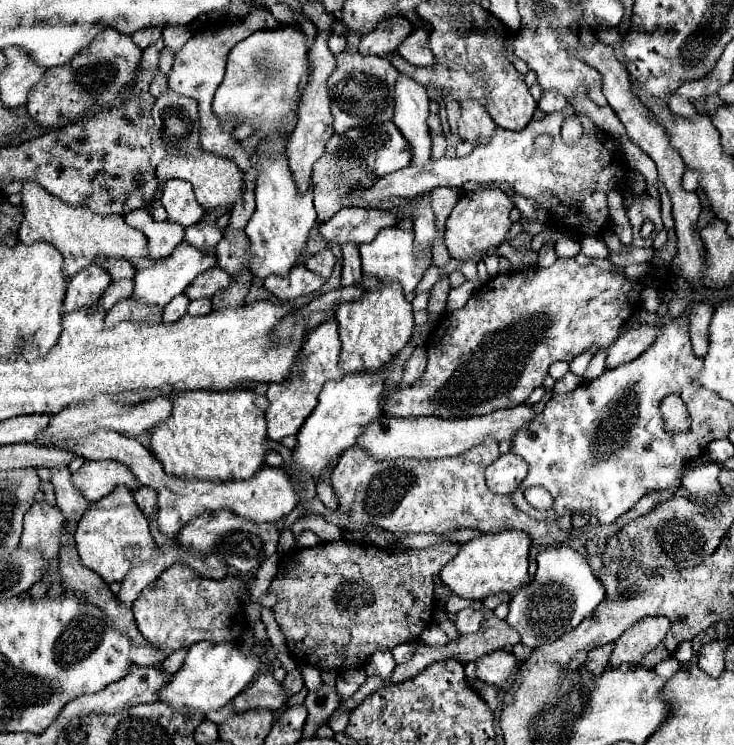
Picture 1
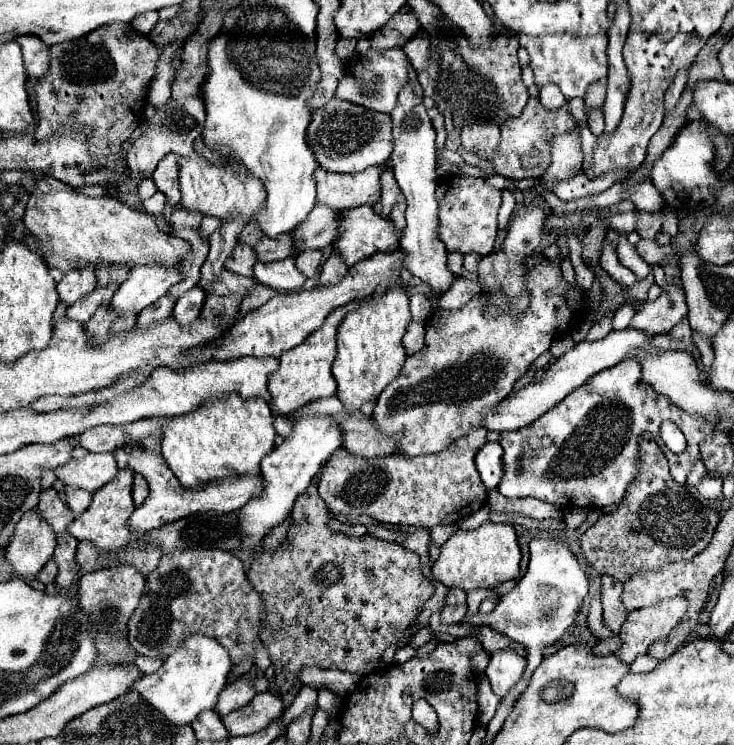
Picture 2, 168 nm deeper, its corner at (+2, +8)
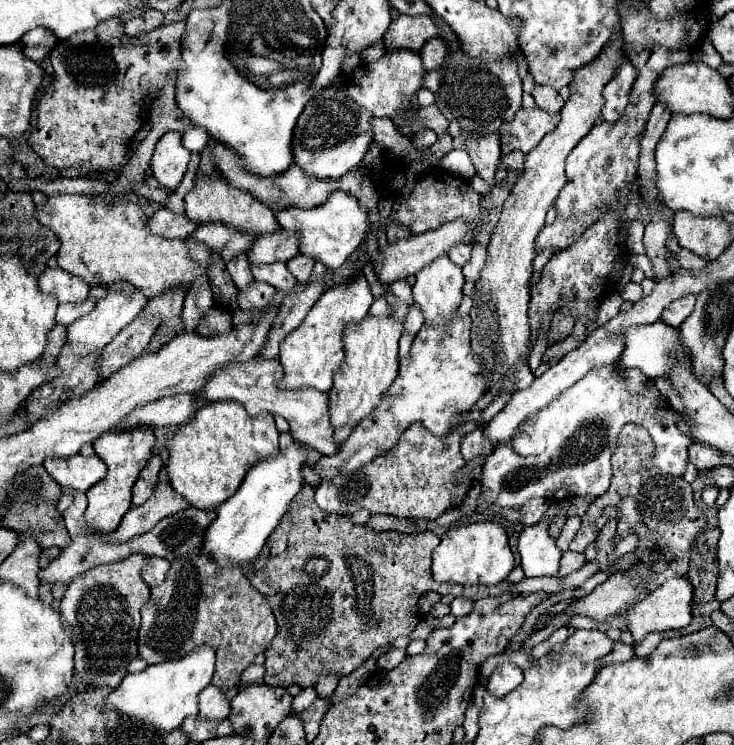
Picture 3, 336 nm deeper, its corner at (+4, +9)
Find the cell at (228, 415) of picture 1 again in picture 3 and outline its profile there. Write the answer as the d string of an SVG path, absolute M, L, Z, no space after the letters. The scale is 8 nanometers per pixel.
M209 402L169 438L167 472L173 490L193 508L215 510L239 488L241 480L259 460L279 452L279 432L269 412L249 416L237 402Z

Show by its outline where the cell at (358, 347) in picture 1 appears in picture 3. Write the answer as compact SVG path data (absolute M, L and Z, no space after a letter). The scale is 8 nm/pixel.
M369 316L361 320L361 324L347 328L343 336L345 362L333 378L333 388L327 392L333 428L341 428L345 424L359 424L381 402L385 390L391 386L399 370L397 350L399 350L401 332L403 332L403 324L399 320L369 318Z

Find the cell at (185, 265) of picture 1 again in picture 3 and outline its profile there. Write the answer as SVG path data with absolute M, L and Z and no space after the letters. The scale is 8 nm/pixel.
M113 290L97 302L95 310L89 312L89 316L81 316L73 324L67 326L65 344L73 350L75 356L95 354L97 350L103 350L113 340L113 336L119 334L145 308L145 304L147 304L147 298L141 296L141 292L137 292L137 290L133 290L131 294L123 292L123 290L117 290L117 292Z

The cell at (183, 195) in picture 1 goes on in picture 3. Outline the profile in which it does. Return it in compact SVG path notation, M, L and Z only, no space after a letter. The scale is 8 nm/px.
M167 132L155 146L151 158L153 176L163 184L167 190L175 190L187 170L191 152L181 144L179 132Z

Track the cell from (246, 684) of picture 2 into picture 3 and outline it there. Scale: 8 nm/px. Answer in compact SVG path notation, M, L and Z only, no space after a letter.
M207 686L199 692L199 718L201 720L225 720L231 712L231 704L225 698L225 690L219 690L217 686Z

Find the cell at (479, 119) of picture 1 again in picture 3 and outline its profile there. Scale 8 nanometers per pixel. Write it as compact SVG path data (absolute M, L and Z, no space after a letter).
M489 136L487 138L489 144L483 144L479 148L479 142L467 142L467 152L471 156L471 162L477 170L477 176L481 176L487 184L495 184L495 170L497 170L497 158L501 154L501 148L499 148L499 136Z

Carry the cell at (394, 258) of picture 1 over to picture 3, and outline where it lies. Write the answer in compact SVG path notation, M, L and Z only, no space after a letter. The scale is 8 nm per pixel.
M335 190L329 192L327 200L315 208L303 210L303 208L283 208L277 212L277 222L283 230L293 230L299 234L299 252L307 254L313 260L323 262L327 268L335 270L339 268L365 240L369 232L369 220L365 208L357 202L357 198Z

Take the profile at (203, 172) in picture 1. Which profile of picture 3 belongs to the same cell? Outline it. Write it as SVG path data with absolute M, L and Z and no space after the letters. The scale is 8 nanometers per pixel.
M203 178L203 180L197 180L193 190L185 196L185 214L187 214L189 220L193 220L197 224L219 222L219 224L225 224L225 226L229 226L233 230L239 230L239 232L273 234L273 232L281 230L281 226L275 220L275 214L273 214L273 210L269 206L261 204L249 192L233 188L225 178L217 178L217 180Z

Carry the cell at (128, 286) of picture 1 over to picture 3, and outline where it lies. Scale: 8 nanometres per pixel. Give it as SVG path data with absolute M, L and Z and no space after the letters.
M85 300L81 303L59 303L57 308L55 322L63 326L69 326L73 320L77 320L79 316L89 314L95 308L93 300Z

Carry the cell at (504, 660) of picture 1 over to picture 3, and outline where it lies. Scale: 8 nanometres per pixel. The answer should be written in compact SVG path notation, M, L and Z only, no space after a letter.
M505 662L505 664L497 666L495 672L489 676L487 690L495 698L501 698L501 696L509 694L513 688L517 688L521 684L521 680L523 680L523 672L517 666Z

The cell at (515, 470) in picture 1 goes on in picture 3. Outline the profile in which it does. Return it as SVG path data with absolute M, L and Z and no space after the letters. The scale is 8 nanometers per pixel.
M481 428L469 432L461 440L461 454L465 460L473 460L473 456L481 454Z

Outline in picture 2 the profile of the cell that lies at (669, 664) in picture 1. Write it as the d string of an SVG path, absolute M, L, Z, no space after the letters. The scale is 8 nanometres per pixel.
M641 655L631 663L631 673L649 673L651 669L655 669L659 665L659 661L651 655Z

